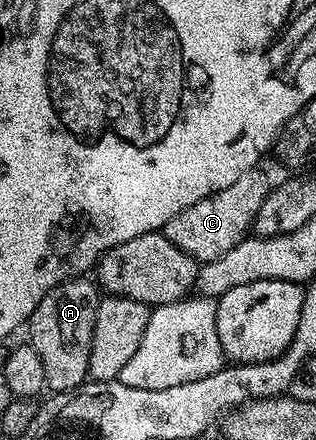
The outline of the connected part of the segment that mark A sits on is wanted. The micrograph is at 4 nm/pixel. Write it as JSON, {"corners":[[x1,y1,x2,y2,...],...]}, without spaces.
{"corners":[[72,277,58,283,33,309,29,320,29,346,41,357,45,368,46,390,51,393,75,393,88,382,89,349,93,341,95,310,99,308,101,291,87,277]]}

